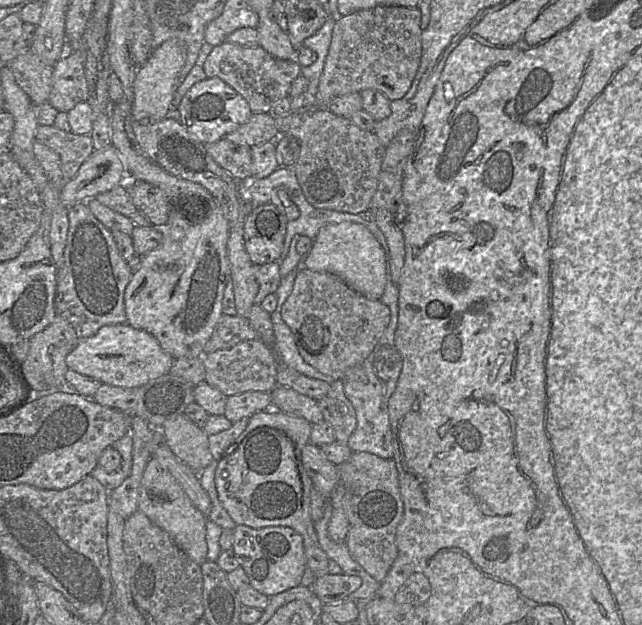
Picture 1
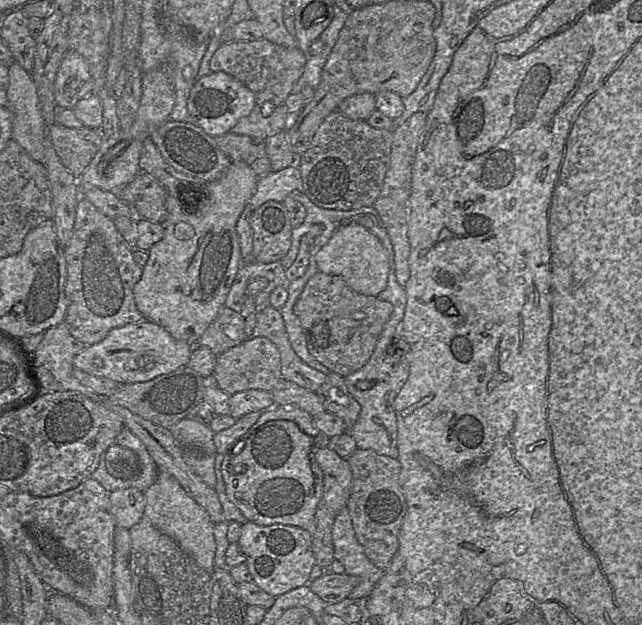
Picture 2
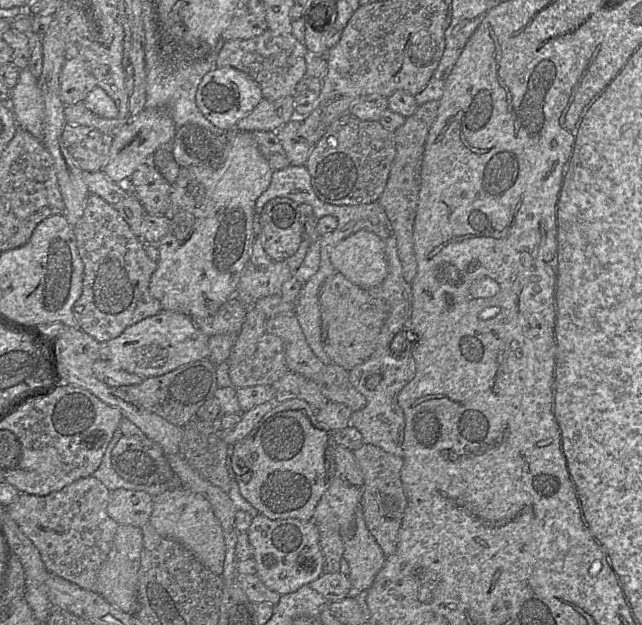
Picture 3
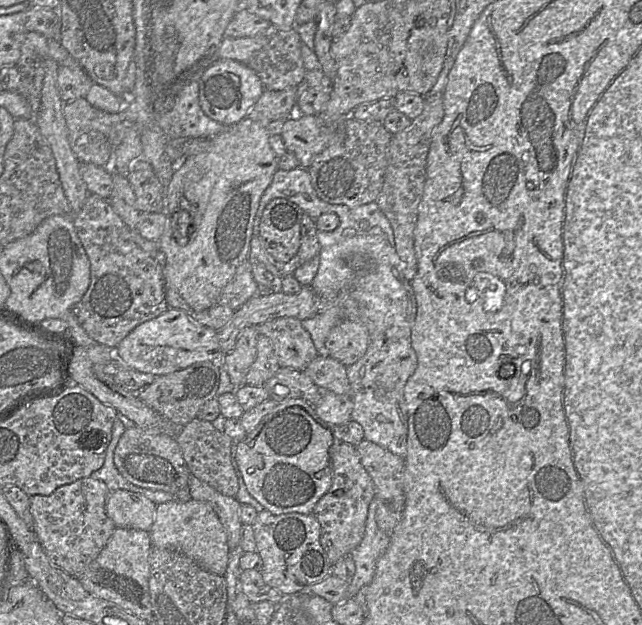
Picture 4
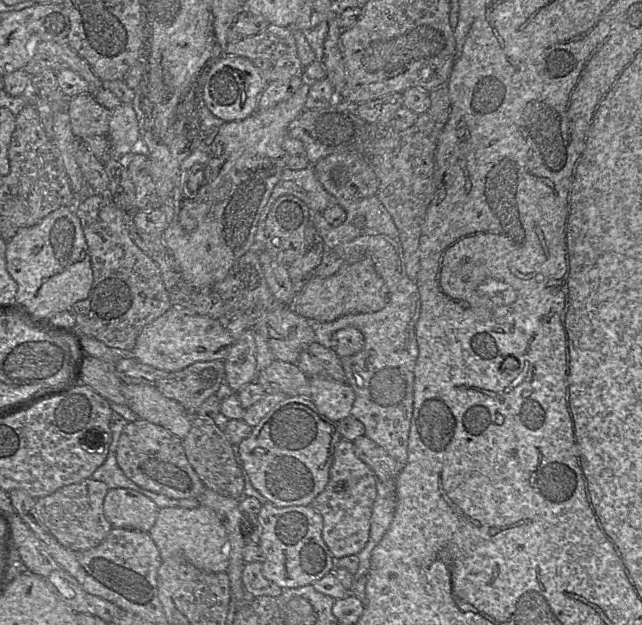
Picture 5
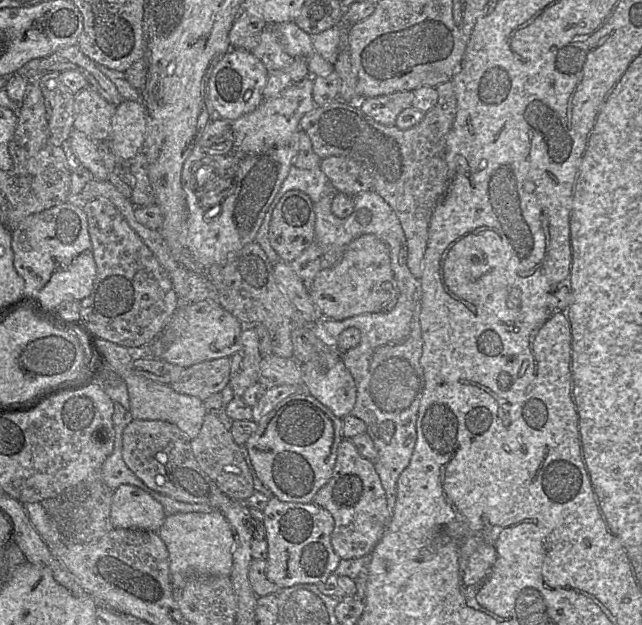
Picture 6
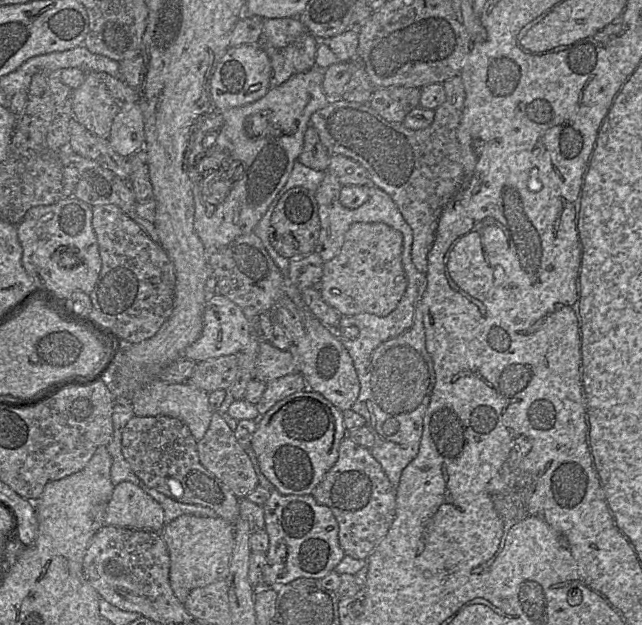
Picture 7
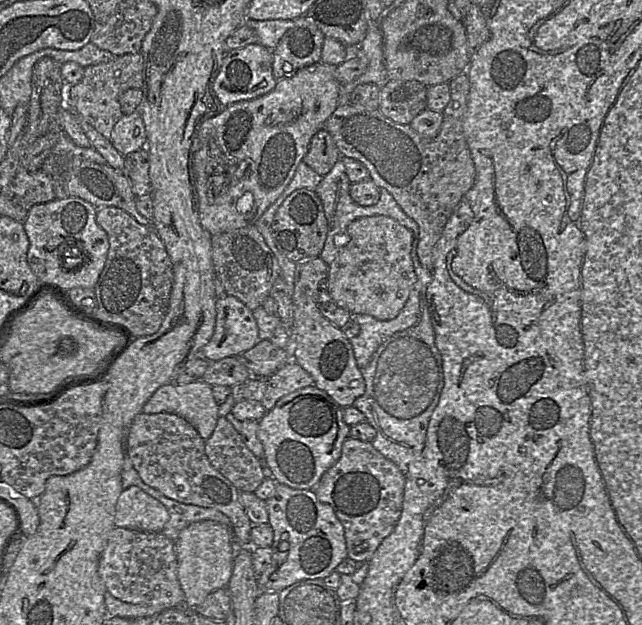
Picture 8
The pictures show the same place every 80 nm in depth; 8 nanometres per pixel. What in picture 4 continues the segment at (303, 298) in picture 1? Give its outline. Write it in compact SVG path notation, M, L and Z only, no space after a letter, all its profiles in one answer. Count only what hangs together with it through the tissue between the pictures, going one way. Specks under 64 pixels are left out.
M342 320L330 330L325 349L327 356L347 367L363 357L368 344L369 333L365 325L351 320Z

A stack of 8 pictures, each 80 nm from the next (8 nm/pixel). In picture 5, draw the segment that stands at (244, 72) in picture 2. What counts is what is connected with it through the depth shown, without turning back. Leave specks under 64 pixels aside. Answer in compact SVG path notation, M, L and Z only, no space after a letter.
M269 24L263 31L254 36L236 42L228 42L225 54L249 59L259 69L267 83L288 81L293 76L301 76L304 70L298 57L293 27Z

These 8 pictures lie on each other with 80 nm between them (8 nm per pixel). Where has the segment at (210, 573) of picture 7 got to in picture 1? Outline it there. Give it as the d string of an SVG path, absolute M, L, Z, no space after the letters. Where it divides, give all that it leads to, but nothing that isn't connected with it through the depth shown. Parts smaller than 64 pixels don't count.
M153 453L143 471L138 511L164 530L177 547L196 564L201 566L207 560L206 522L208 518L194 506L175 478L160 465Z

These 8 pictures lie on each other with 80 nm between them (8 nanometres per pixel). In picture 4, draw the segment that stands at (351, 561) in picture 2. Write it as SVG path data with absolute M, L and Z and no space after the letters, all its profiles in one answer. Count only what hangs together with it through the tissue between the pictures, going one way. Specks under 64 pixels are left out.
M372 500L368 508L363 539L349 554L355 563L355 573L348 580L347 597L353 598L361 587L371 582L377 561L388 547L390 536L377 526L375 514L376 503Z

